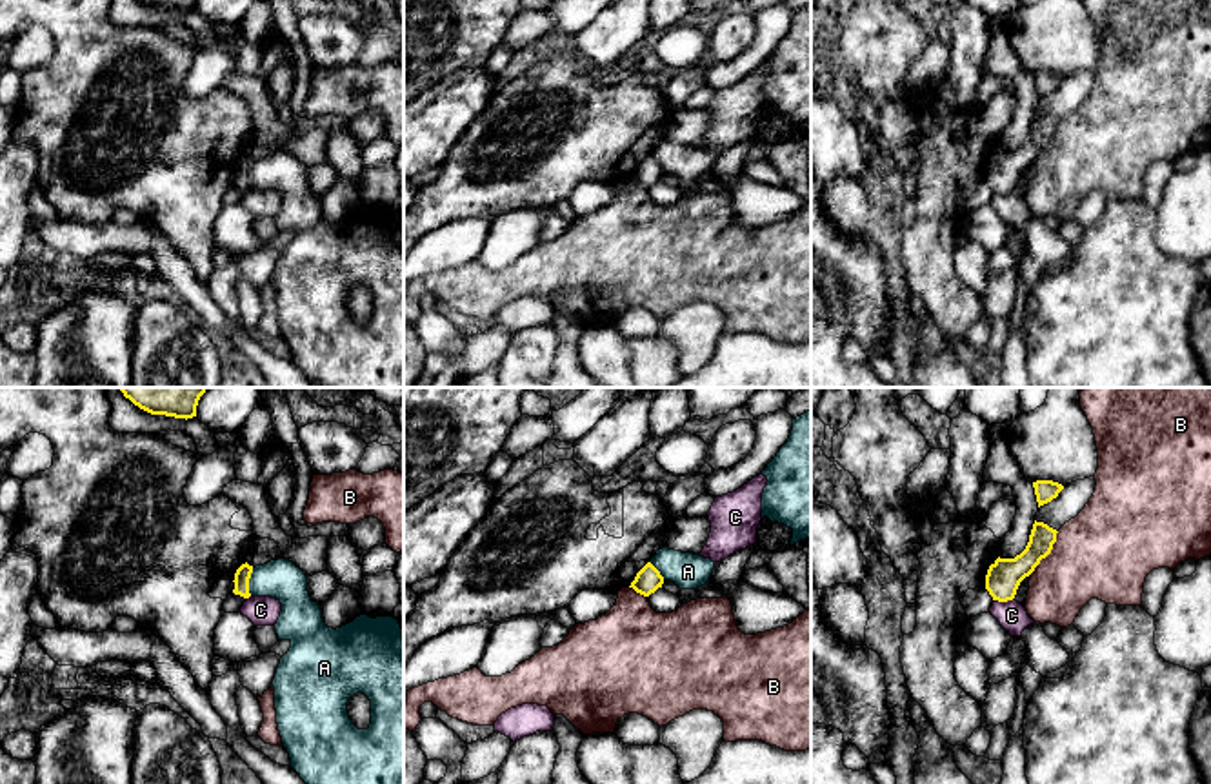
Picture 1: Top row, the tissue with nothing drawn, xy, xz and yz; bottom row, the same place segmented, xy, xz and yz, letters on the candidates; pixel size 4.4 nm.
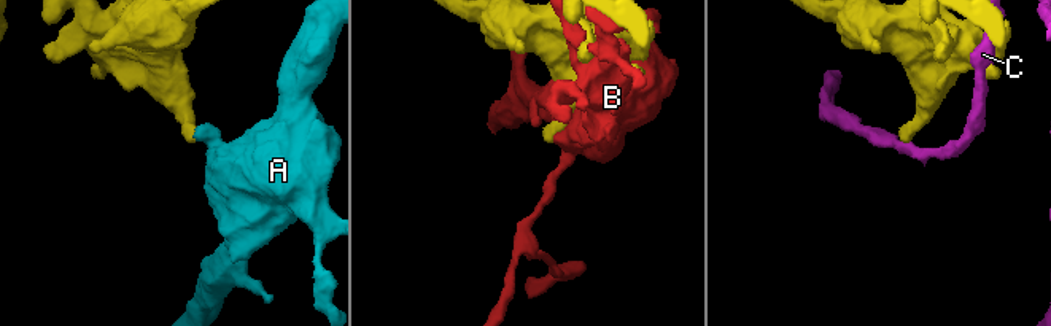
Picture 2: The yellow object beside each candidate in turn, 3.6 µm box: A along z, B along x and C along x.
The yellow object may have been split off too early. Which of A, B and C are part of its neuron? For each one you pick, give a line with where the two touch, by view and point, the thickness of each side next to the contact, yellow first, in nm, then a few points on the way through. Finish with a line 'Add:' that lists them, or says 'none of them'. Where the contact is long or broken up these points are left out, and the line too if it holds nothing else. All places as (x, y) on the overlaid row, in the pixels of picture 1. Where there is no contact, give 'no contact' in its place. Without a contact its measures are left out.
Add: none of them

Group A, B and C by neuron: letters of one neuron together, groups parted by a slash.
A / B / C

